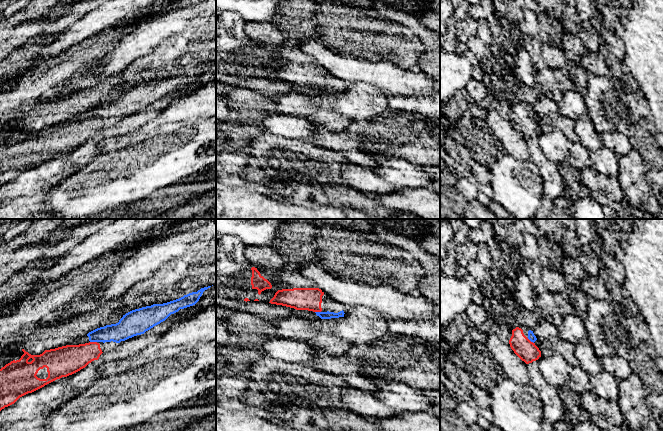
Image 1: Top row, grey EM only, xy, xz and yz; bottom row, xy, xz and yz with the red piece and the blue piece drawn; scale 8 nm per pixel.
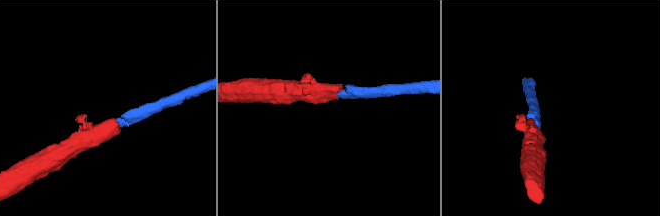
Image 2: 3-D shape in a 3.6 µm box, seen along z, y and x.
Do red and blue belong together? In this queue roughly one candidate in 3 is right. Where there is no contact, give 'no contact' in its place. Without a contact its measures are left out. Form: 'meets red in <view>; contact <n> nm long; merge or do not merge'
meets red in xy; contact 60 nm long; merge

